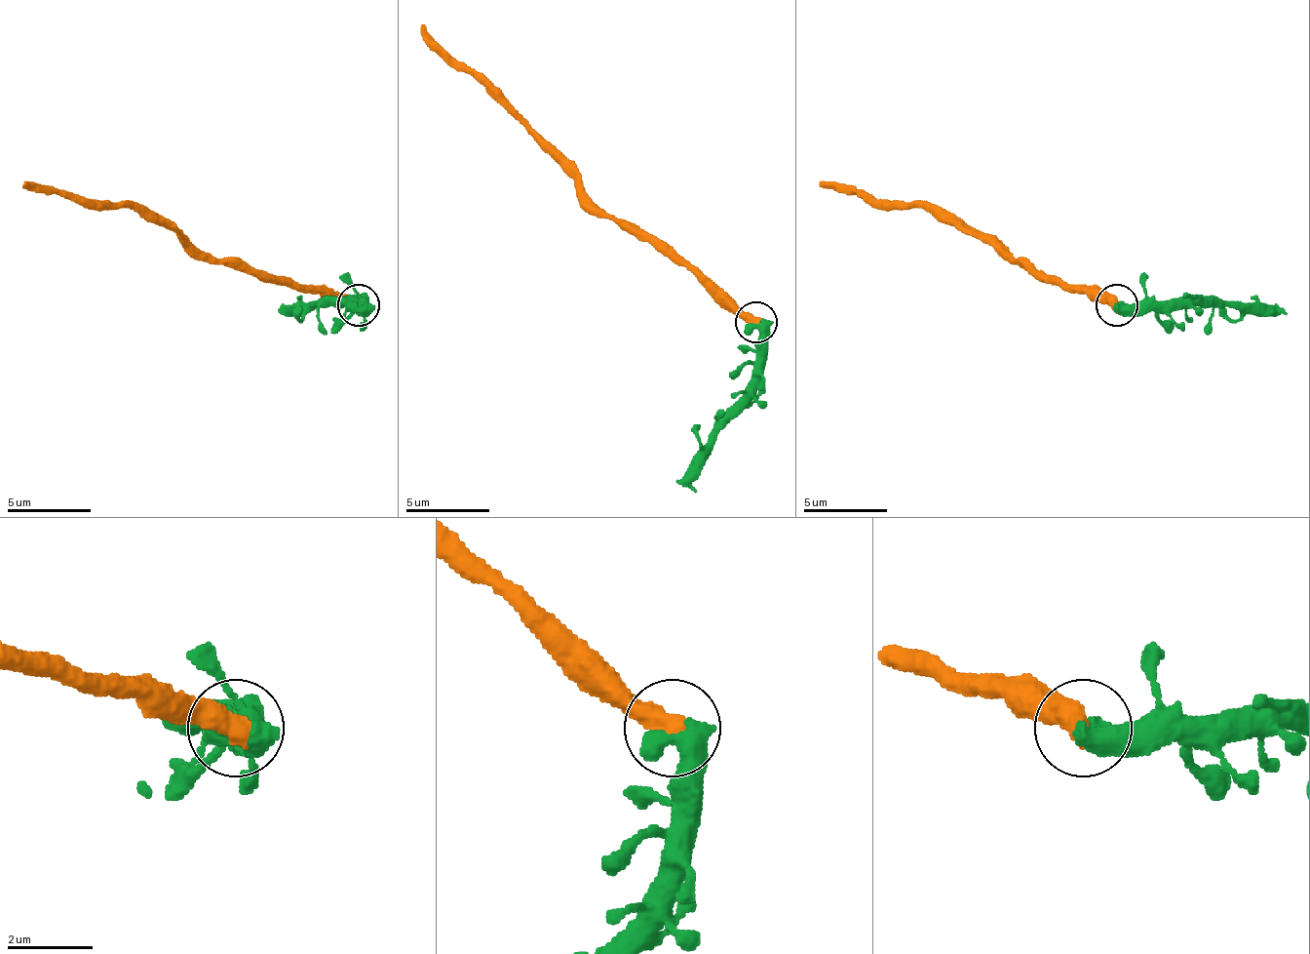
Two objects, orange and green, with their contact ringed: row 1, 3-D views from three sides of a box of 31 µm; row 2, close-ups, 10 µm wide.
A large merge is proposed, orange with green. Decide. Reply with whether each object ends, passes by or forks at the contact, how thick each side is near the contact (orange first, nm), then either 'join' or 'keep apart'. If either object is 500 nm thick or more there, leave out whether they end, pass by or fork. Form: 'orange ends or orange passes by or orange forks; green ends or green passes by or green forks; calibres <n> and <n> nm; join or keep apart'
calibres 550 and 650 nm; keep apart

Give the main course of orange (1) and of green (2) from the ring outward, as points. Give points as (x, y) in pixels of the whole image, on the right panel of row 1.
1: (1115, 306), (1095, 302), (1036, 268), (1011, 264), (923, 206), (877, 206), (819, 184)
2: (1120, 306), (1228, 306), (1279, 310), (1287, 314)

